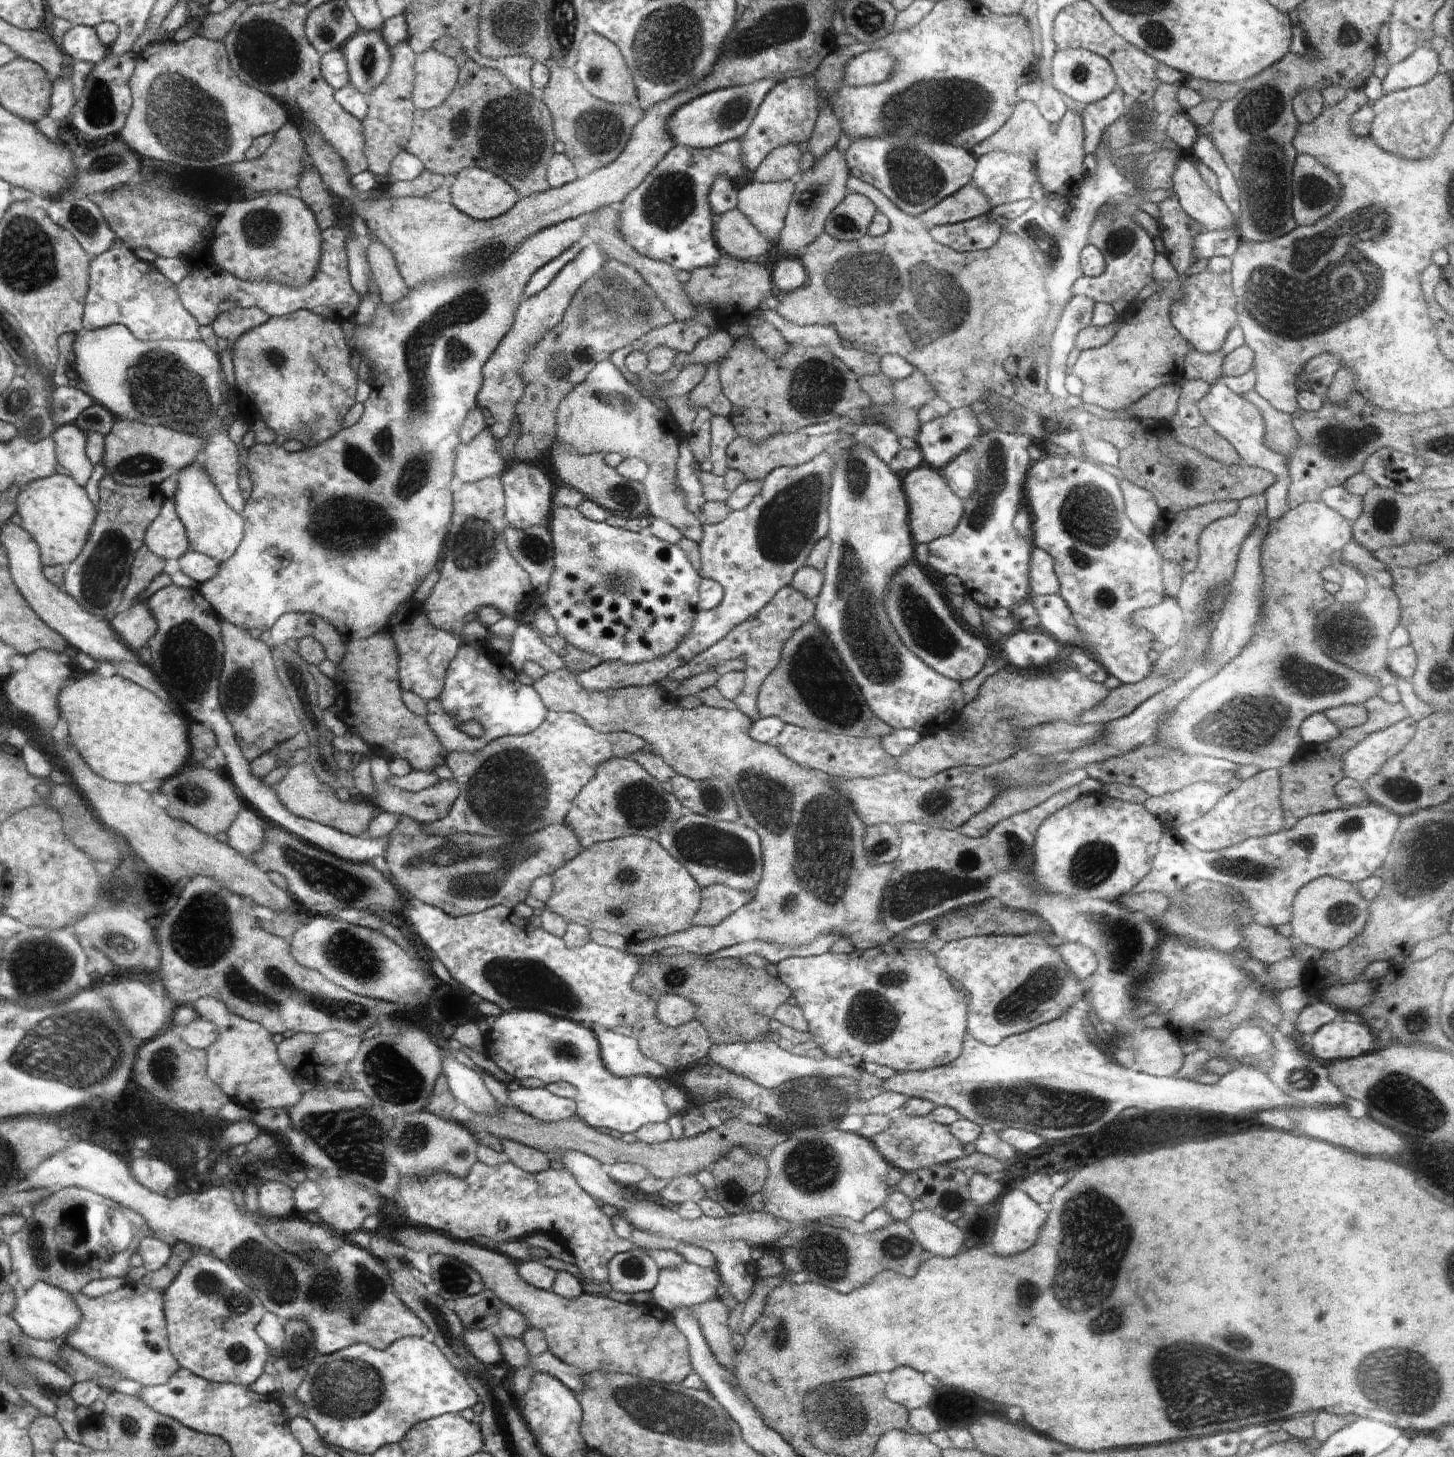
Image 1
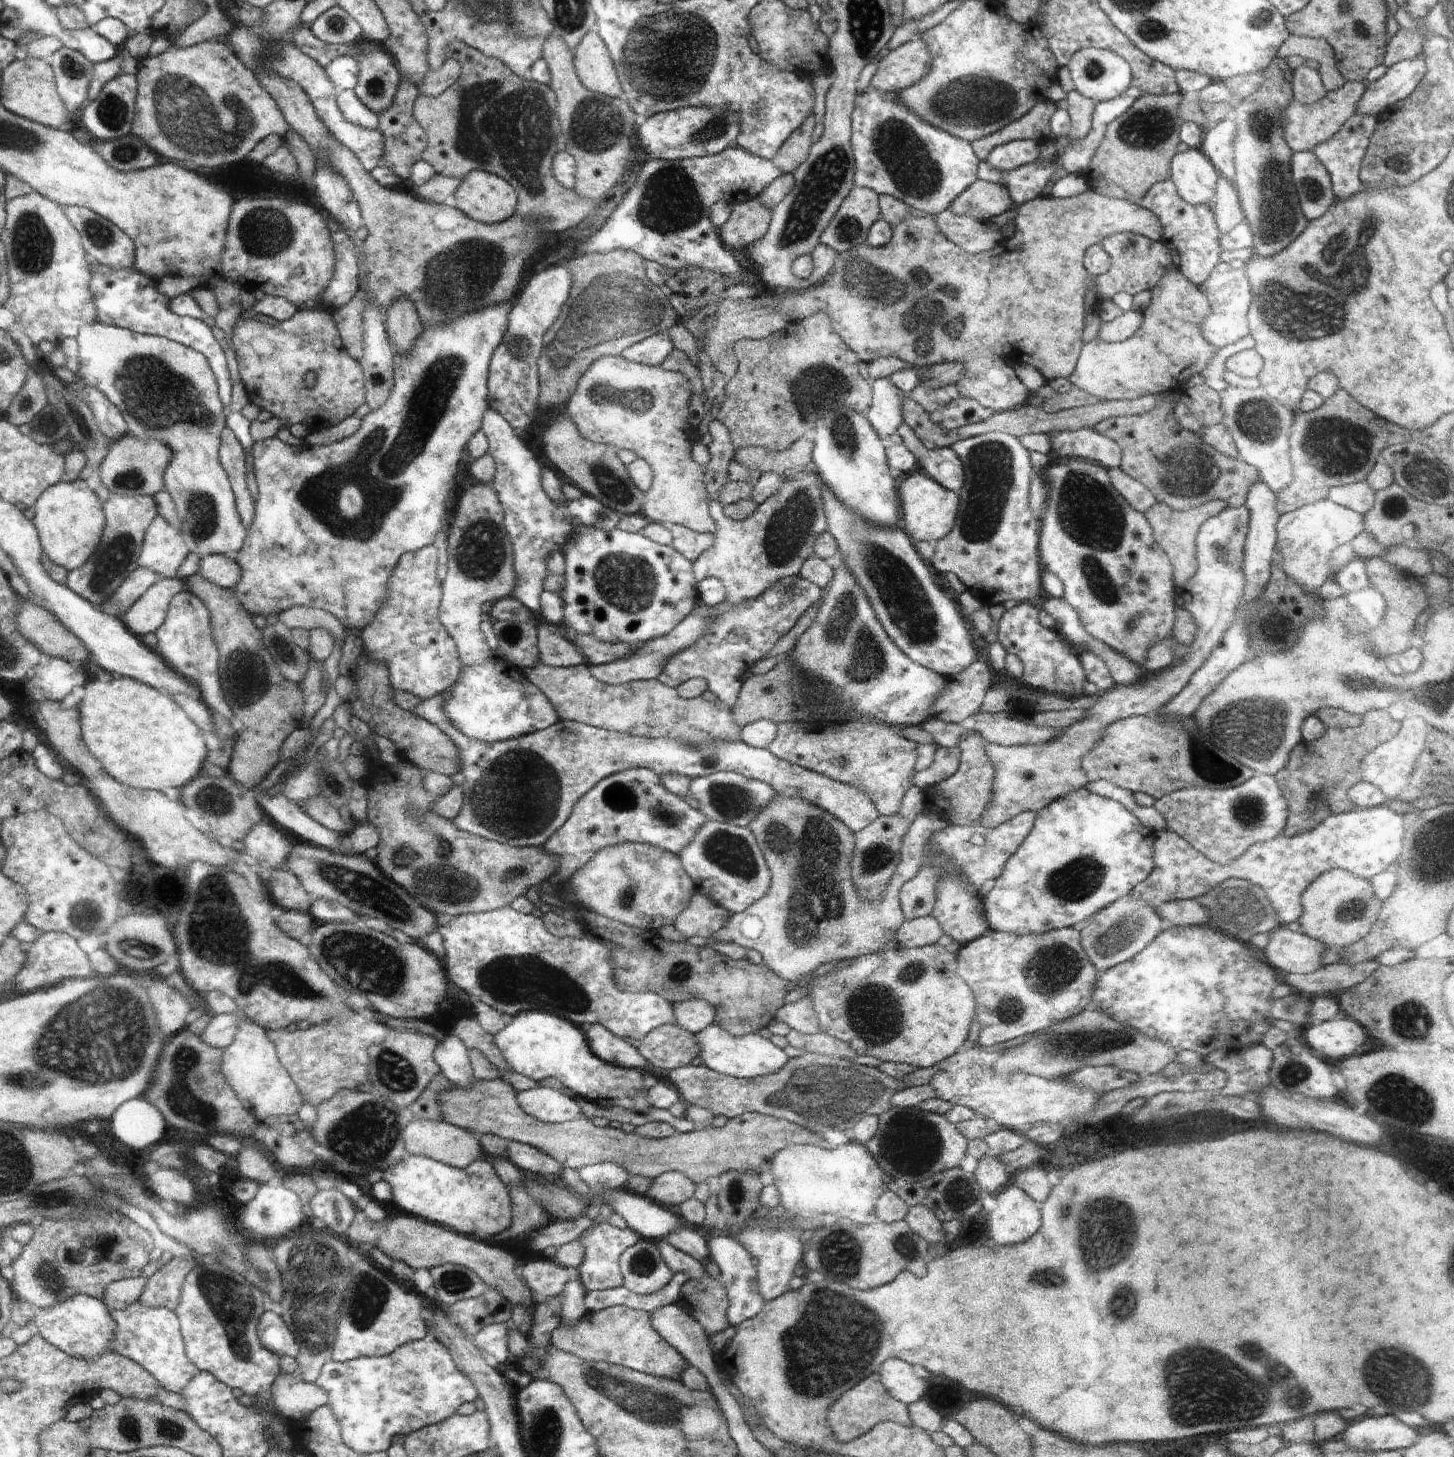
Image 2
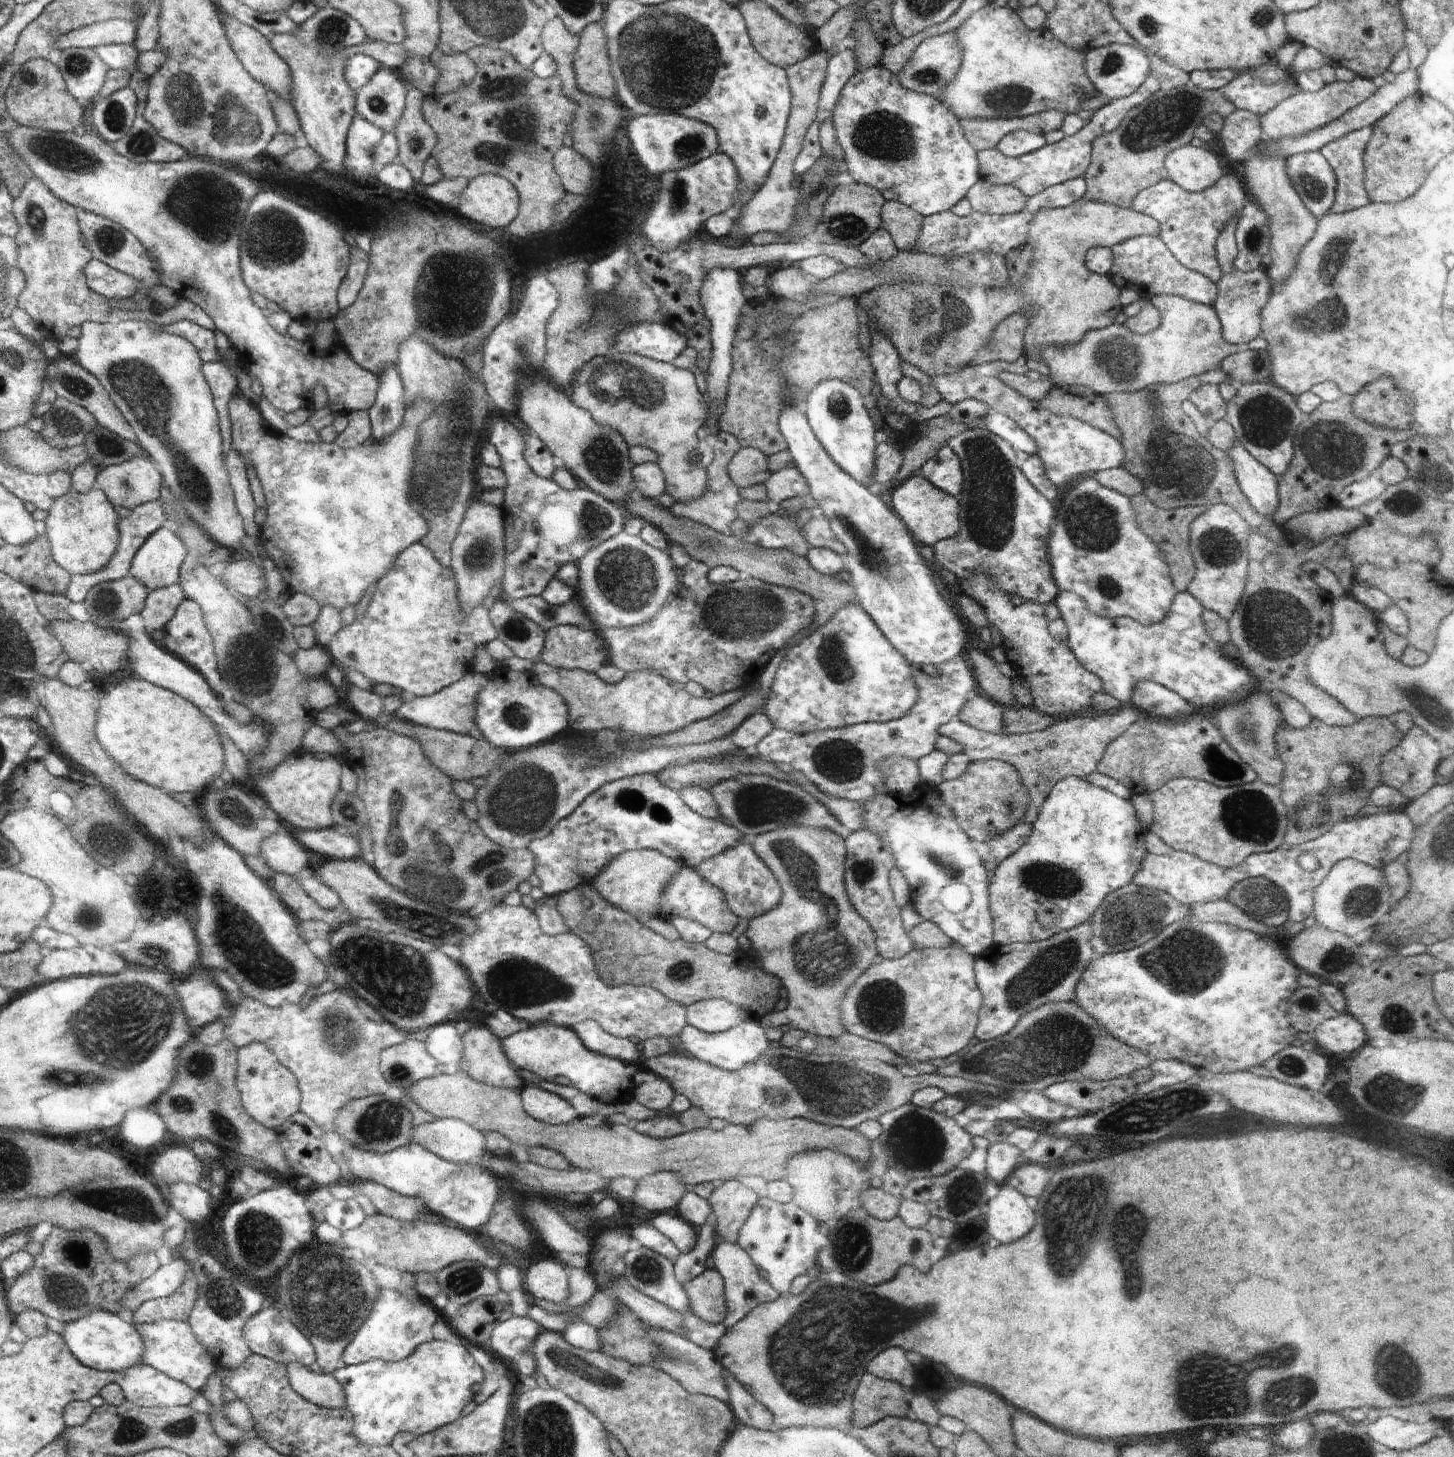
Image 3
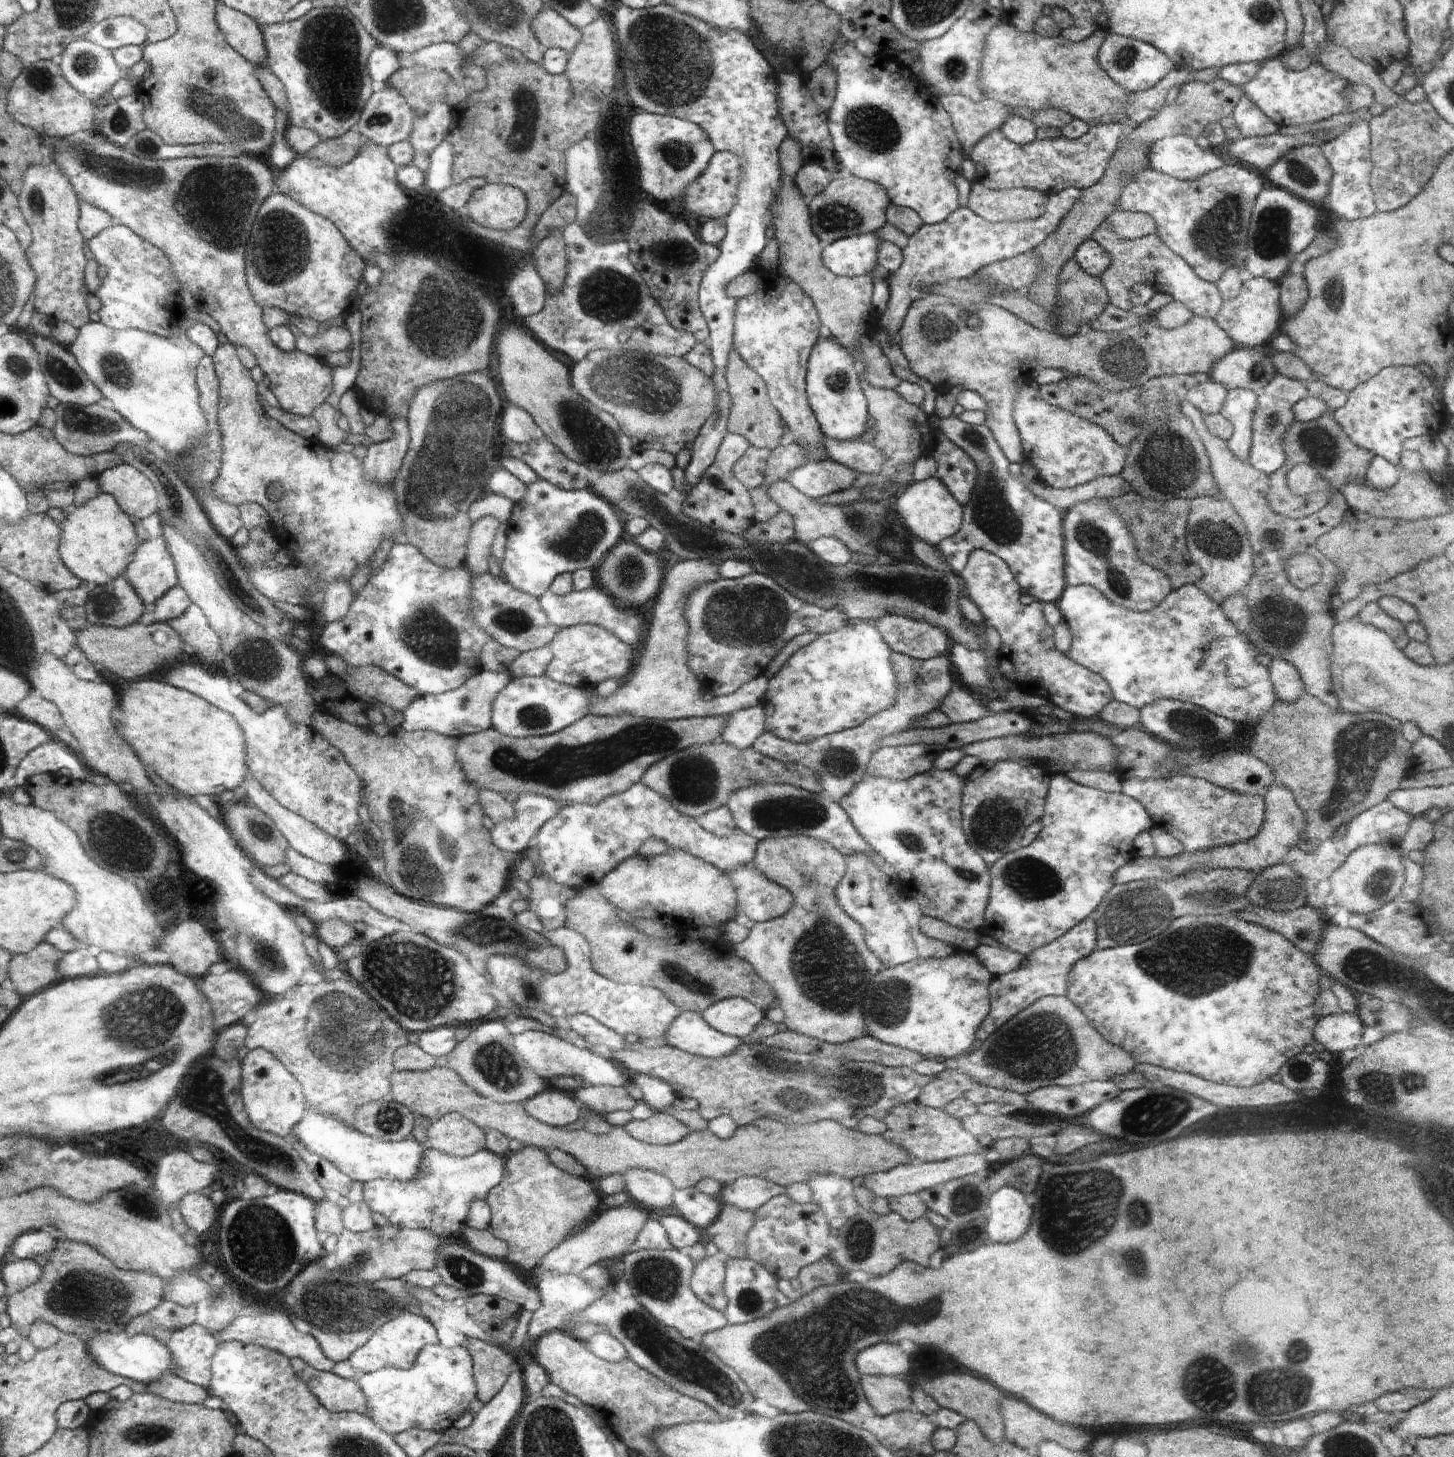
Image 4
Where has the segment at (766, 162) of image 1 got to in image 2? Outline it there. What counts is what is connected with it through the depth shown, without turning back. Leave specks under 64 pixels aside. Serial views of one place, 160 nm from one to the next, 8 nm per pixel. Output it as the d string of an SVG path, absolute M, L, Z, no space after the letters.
M812 112L775 152L772 162L778 170L783 173L793 173L806 160L813 143L815 125Z

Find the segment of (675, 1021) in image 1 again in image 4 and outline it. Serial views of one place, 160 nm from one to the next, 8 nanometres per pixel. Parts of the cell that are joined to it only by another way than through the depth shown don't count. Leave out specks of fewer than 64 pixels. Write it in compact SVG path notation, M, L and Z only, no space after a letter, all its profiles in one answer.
M726 997L701 1015L712 1028L740 1039L751 1034L765 1013L742 997Z

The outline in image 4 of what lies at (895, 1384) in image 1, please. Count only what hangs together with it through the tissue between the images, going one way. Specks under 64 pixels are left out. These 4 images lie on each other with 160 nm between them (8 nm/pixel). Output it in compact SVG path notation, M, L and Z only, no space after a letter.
M876 1344L858 1352L856 1366L864 1375L904 1377L910 1360L896 1344Z

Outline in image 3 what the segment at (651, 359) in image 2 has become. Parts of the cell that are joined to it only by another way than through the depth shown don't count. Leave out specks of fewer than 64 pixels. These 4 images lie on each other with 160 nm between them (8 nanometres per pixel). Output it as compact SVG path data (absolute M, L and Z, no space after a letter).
M640 321L626 332L620 331L617 338L613 352L639 354L665 363L671 363L688 346L683 332L664 321Z

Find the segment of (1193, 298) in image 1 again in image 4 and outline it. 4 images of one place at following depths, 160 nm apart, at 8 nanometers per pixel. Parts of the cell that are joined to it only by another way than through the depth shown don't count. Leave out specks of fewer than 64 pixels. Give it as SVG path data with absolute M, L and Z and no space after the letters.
M1264 277L1250 278L1242 283L1236 298L1222 299L1220 310L1214 319L1235 344L1257 348L1270 345L1281 332L1284 320L1279 299L1280 291L1280 281Z

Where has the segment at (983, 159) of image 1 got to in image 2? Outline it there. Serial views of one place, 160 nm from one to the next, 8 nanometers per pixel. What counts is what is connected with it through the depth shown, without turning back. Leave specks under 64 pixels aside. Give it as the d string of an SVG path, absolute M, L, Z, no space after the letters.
M1032 139L1010 141L990 151L988 161L992 166L1010 170L1035 161L1040 156L1039 144Z

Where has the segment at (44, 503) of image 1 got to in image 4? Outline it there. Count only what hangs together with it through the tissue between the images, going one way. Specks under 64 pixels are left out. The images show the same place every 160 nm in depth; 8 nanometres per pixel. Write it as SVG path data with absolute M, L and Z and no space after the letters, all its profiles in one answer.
M100 492L92 500L79 507L71 506L67 517L61 524L63 536L59 553L64 564L83 582L91 586L112 583L114 579L124 576L130 556L138 548L136 530L128 514L112 496Z

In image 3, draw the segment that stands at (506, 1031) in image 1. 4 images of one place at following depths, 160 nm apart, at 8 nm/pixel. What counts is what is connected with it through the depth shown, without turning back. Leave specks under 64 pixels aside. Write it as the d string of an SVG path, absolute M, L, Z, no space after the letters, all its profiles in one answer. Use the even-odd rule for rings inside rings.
M538 1024L528 1030L522 1030L510 1038L502 1040L504 1050L510 1054L510 1060L522 1071L537 1074L544 1080L551 1081L556 1076L566 1076L572 1087L598 1099L603 1106L605 1099L611 1102L626 1100L632 1096L630 1092L630 1074L626 1070L626 1063L606 1055L595 1053L585 1047L581 1037L570 1028L554 1026L554 1024ZM626 1082L626 1094L620 1092L620 1084ZM610 1096L610 1097L609 1097Z

